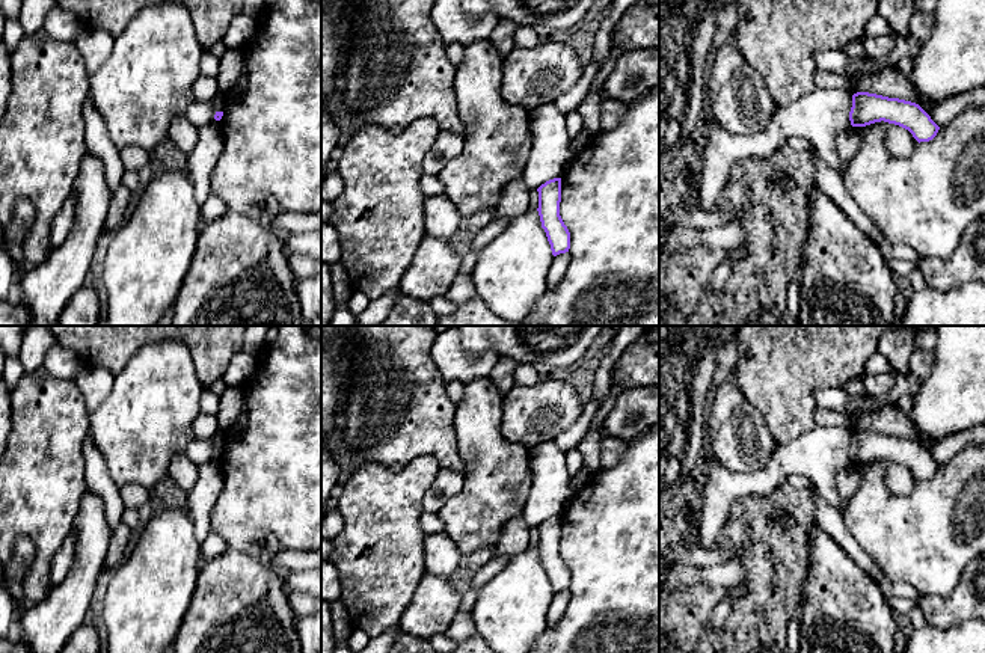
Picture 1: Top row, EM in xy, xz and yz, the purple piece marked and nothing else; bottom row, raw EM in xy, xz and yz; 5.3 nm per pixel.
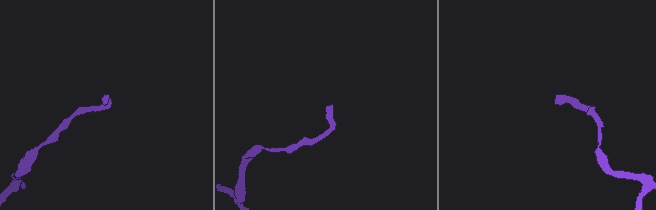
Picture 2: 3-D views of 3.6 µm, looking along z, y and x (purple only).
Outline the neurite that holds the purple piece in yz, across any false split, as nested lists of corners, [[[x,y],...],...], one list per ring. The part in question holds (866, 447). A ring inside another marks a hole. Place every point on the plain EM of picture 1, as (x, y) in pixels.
[[[869,430],[852,433],[849,458],[852,464],[881,458],[894,461],[908,468],[919,481],[932,478],[940,468],[919,442]]]

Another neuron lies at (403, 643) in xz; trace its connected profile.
[[[398,632],[388,653],[437,653],[428,639]]]

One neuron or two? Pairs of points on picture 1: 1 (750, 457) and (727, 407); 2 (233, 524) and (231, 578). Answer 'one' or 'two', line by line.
1: one
2: two

